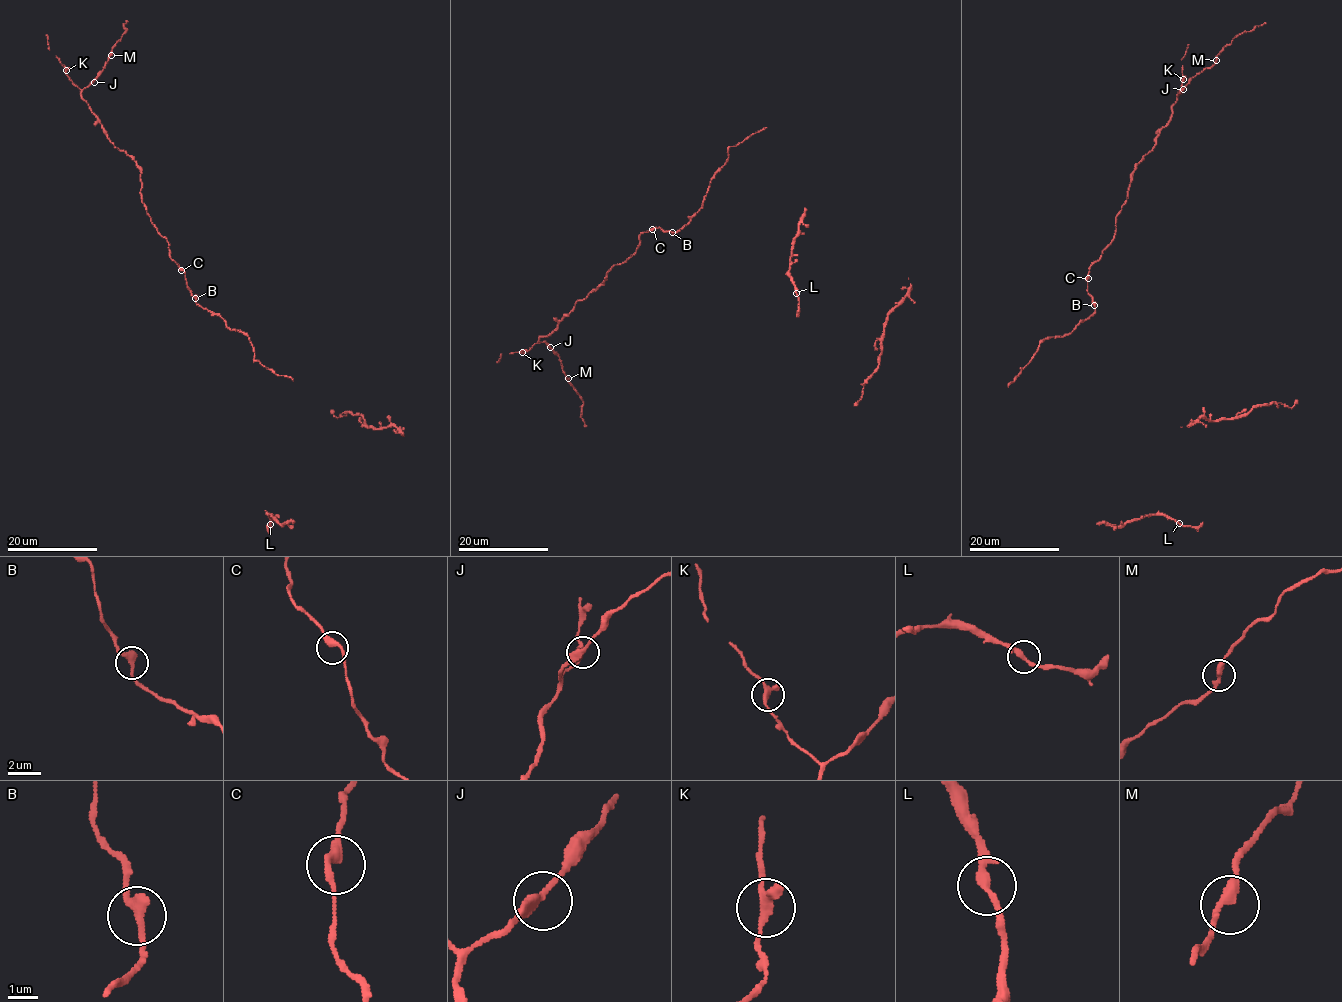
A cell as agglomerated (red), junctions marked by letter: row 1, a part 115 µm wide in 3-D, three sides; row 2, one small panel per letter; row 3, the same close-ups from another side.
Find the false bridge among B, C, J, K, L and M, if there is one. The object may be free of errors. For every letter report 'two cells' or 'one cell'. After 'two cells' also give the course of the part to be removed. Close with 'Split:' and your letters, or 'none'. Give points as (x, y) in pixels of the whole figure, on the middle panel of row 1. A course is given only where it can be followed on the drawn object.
B: one cell
C: one cell
J: one cell
K: one cell
L: one cell
M: one cell
Split: none

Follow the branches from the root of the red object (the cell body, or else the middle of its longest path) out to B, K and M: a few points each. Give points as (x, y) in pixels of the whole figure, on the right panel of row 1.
B: (1069, 334), (1093, 313), (1094, 305)
K: (1069, 334), (1095, 310), (1088, 293), (1089, 269), (1113, 238), (1130, 175), (1170, 119), (1183, 79)
M: (1069, 334), (1095, 310), (1087, 276), (1113, 238), (1130, 175), (1168, 122), (1178, 93), (1216, 60)

